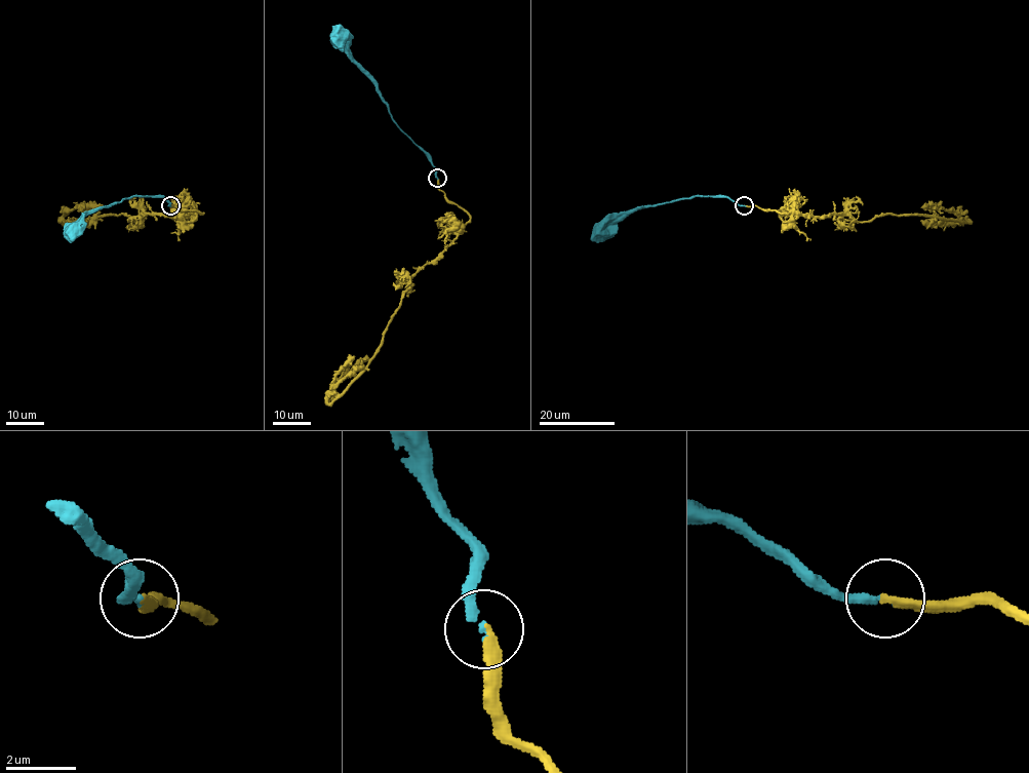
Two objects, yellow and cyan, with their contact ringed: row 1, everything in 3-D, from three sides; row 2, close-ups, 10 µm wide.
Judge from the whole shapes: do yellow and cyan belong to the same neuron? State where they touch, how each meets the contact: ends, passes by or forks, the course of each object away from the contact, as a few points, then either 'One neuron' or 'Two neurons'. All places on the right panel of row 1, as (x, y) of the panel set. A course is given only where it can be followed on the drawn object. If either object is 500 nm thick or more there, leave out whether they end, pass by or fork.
Place: (744, 205). At the ring yellow ends. At the ring cyan ends. Course of yellow: (744, 205), (859, 222), (885, 214), (931, 215), (940, 223), (957, 219), (923, 205). Course of cyan: (744, 205), (722, 196), (694, 196), (629, 209), (602, 231). One neuron

